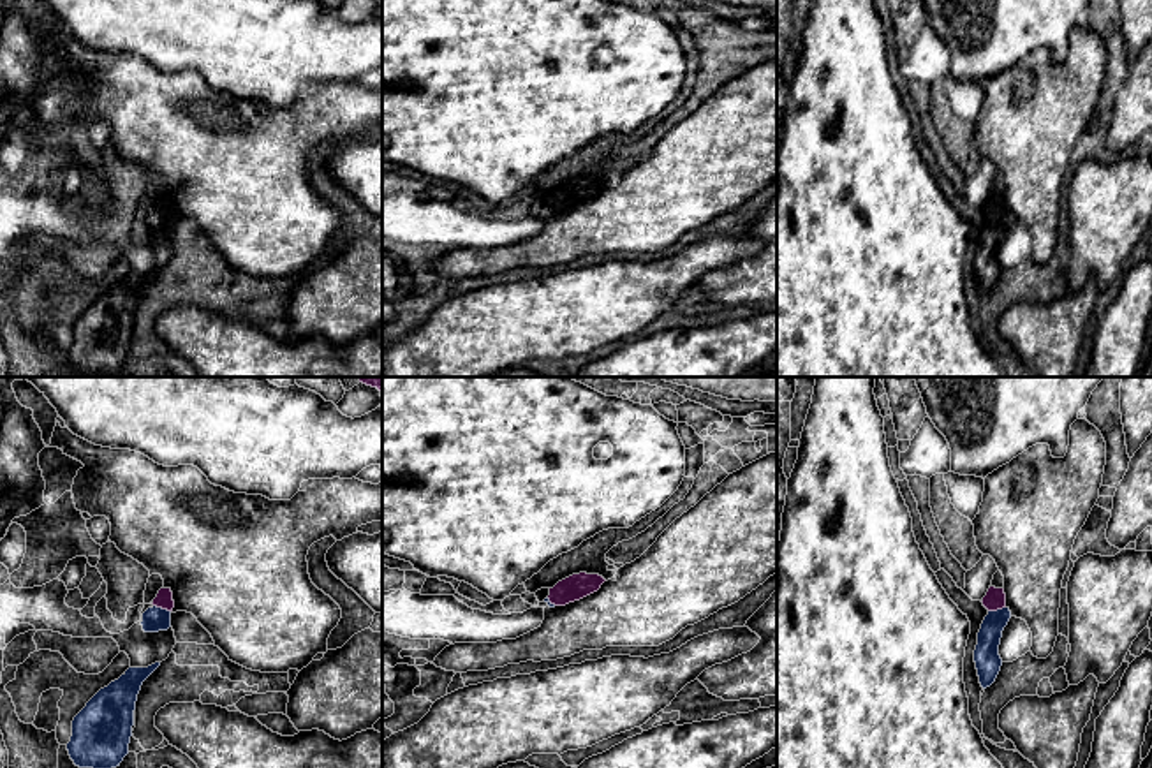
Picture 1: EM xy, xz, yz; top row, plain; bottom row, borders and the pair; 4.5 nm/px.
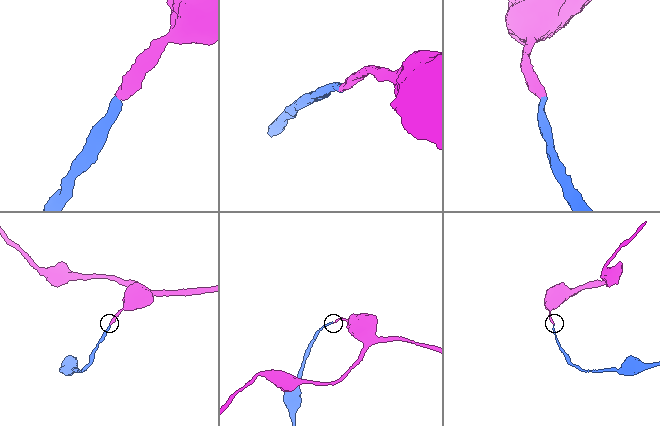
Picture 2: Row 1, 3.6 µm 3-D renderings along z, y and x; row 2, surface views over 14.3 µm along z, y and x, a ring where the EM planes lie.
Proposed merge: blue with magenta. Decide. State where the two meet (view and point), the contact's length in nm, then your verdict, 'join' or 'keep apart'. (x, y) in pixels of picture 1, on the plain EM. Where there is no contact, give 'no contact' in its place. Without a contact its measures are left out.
xy (161, 214) | 90 nm | join

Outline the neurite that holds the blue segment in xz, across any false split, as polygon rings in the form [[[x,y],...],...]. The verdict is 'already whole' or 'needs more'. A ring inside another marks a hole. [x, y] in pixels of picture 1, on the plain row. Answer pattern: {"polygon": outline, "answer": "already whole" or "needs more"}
{"polygon": [[[572,180],[550,194],[550,201],[544,204],[544,208],[550,213],[565,211],[597,197],[604,187],[606,185],[599,180]]], "answer": "needs more"}

